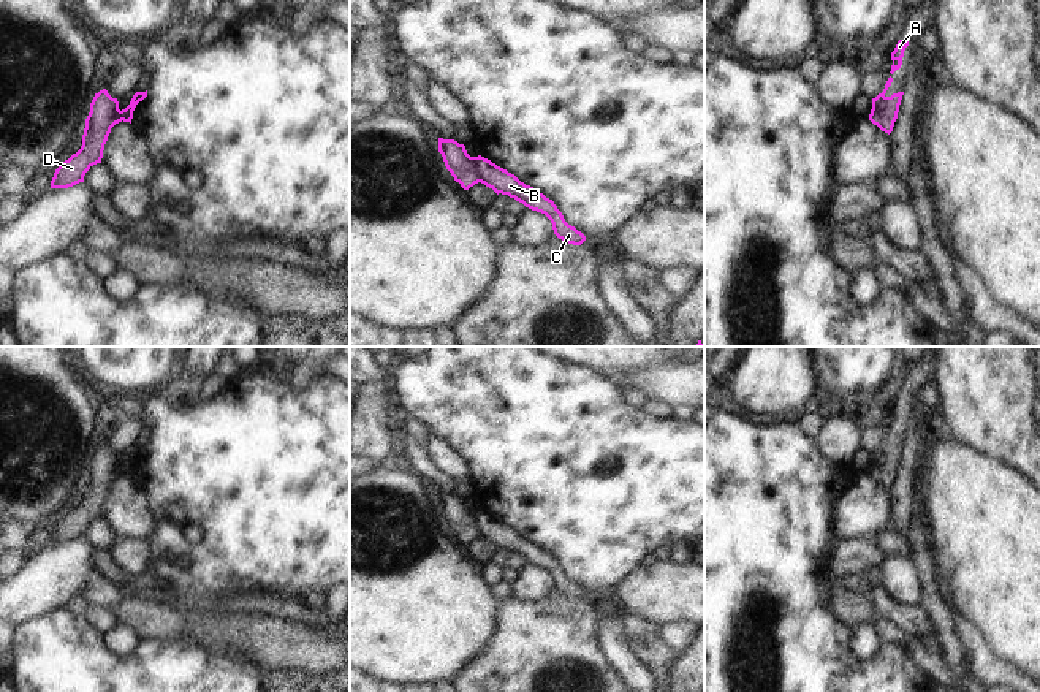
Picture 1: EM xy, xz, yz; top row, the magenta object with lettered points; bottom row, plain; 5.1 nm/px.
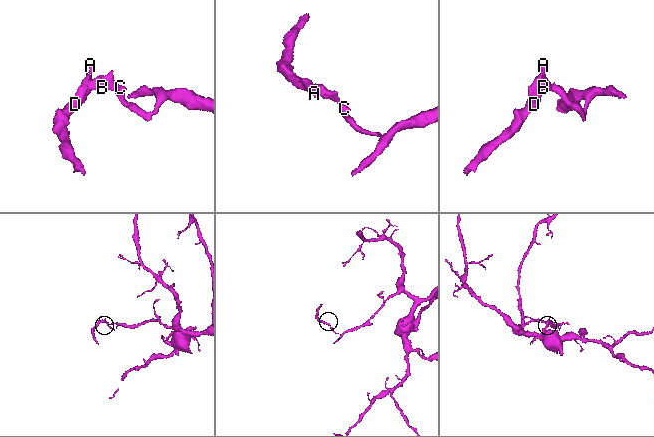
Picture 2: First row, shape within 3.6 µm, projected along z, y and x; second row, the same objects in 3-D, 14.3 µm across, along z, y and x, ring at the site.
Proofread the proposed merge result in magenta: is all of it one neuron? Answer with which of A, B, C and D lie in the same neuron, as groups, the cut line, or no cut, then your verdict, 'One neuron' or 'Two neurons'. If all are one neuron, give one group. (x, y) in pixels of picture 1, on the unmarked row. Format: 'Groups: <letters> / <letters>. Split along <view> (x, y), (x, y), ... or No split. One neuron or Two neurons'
Groups: A D / B C. Split along xz (474, 512), (480, 536). Two neurons

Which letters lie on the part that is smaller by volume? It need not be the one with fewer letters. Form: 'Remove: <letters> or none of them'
Remove: A, D

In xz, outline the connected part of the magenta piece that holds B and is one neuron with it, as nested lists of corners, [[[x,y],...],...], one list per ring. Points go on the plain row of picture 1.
[[[481,510],[475,511],[475,519],[481,538],[492,543],[497,549],[508,549],[526,562],[545,568],[551,575],[554,589],[559,594],[573,600],[581,600],[586,595],[581,586],[565,576],[552,554]]]

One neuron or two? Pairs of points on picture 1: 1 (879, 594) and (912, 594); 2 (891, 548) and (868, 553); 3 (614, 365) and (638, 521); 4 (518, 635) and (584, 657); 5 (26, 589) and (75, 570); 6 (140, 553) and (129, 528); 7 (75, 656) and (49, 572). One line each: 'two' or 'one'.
1: two
2: two
3: two
4: one
5: one
6: two
7: two

